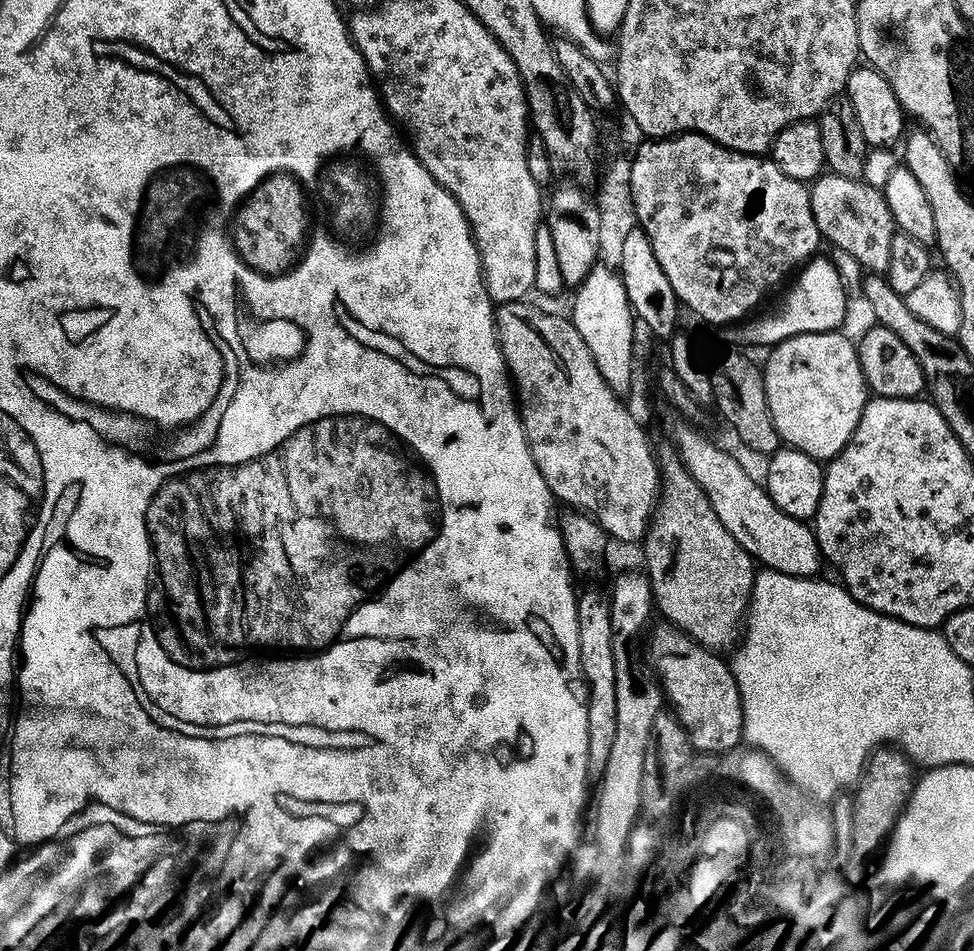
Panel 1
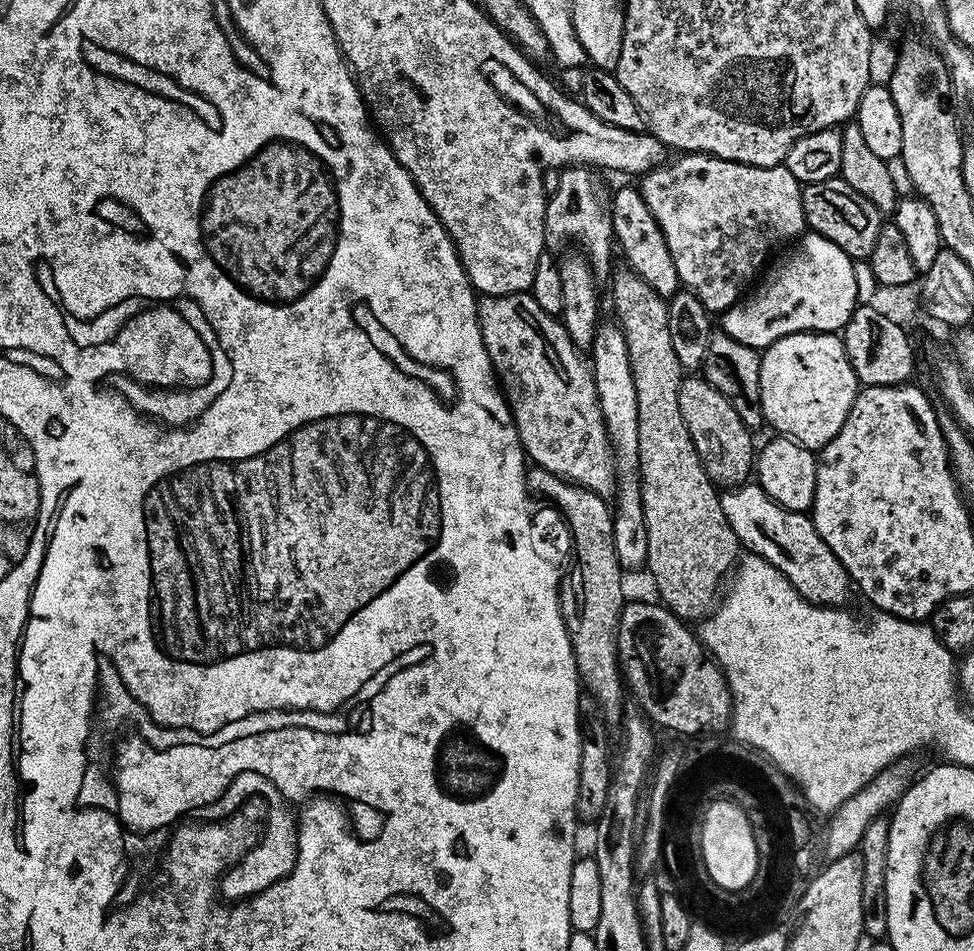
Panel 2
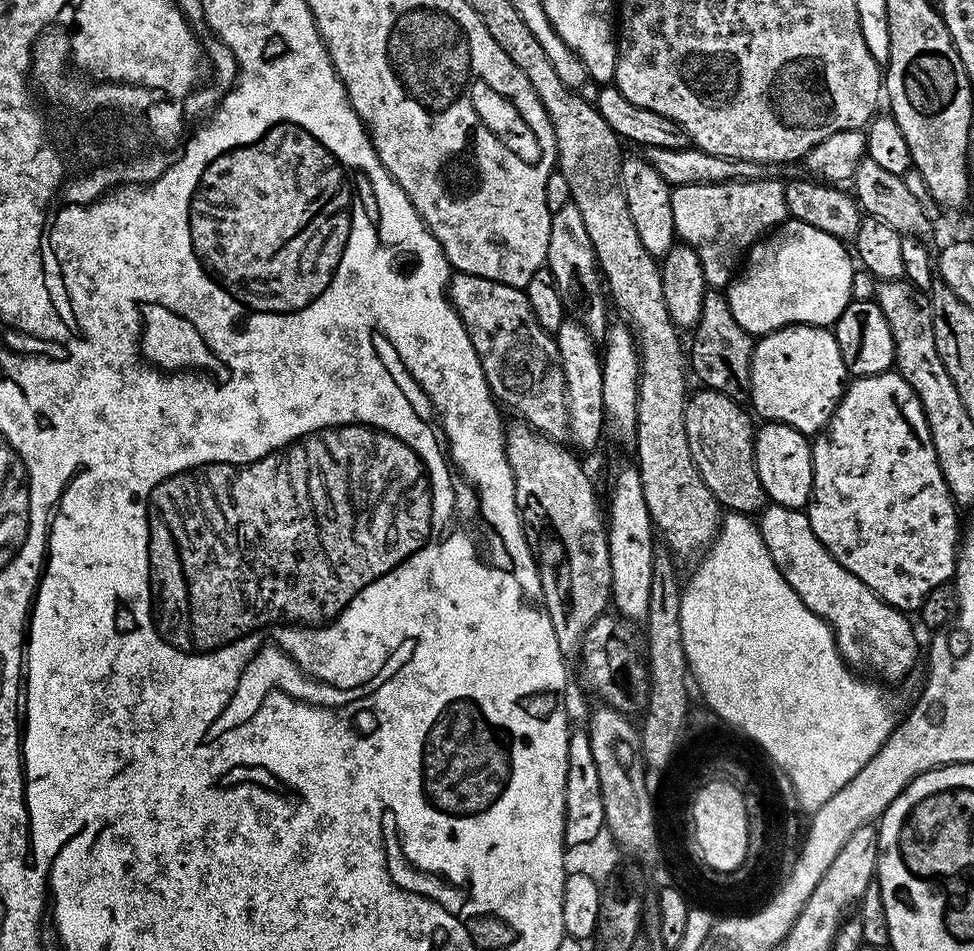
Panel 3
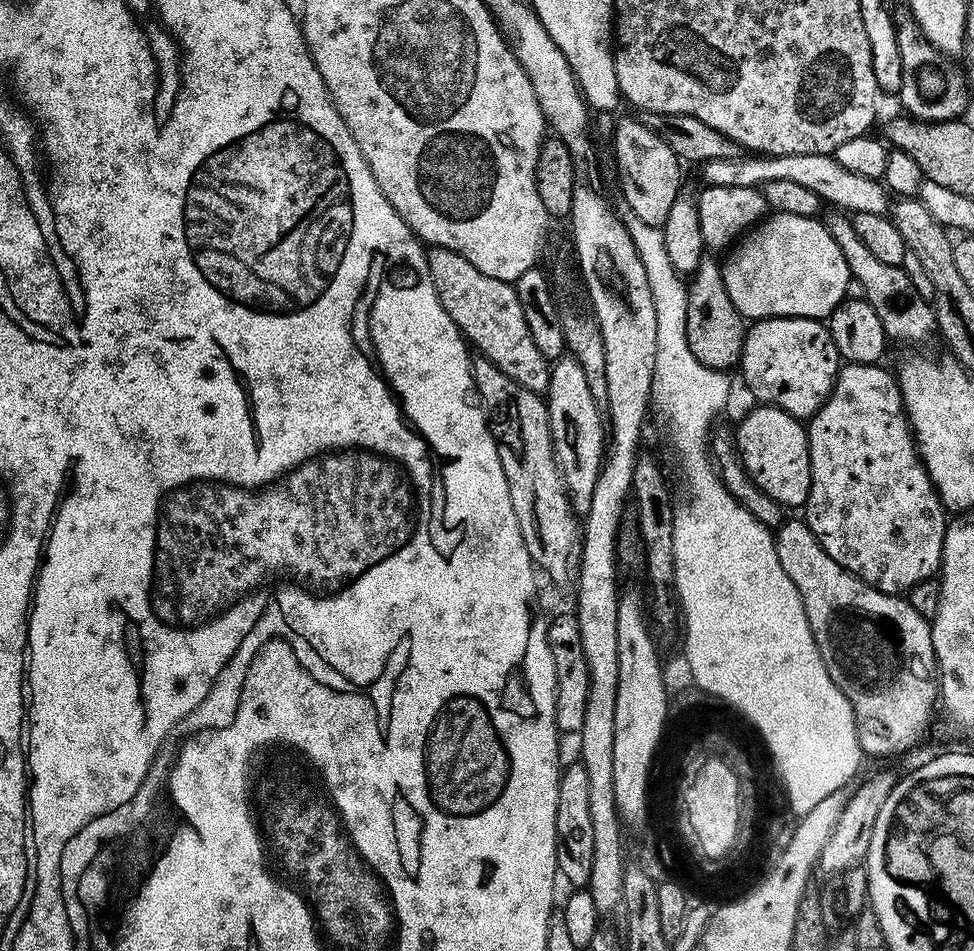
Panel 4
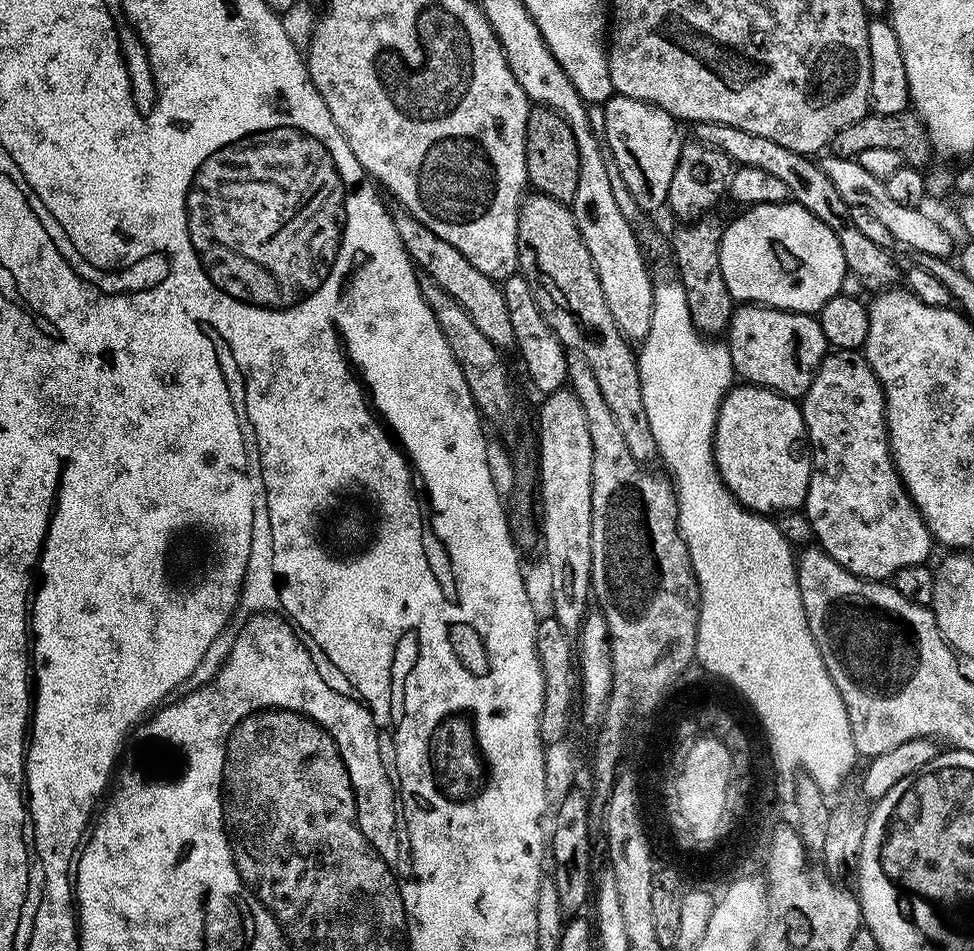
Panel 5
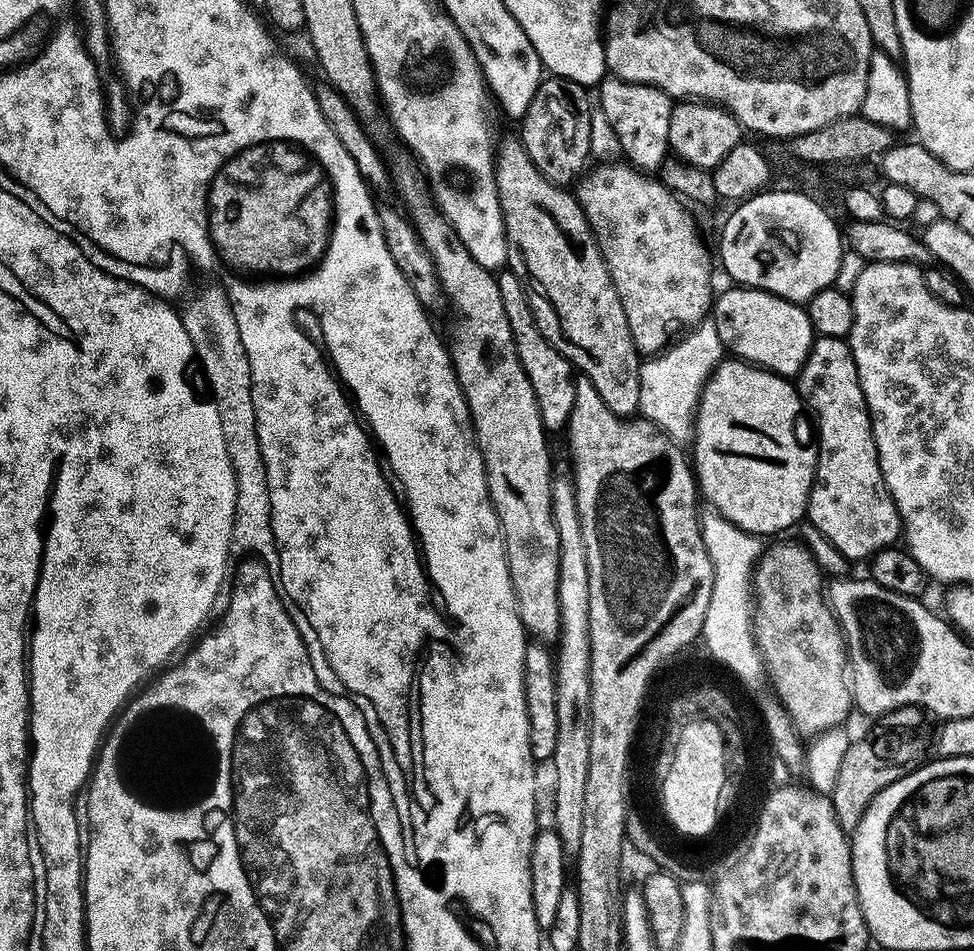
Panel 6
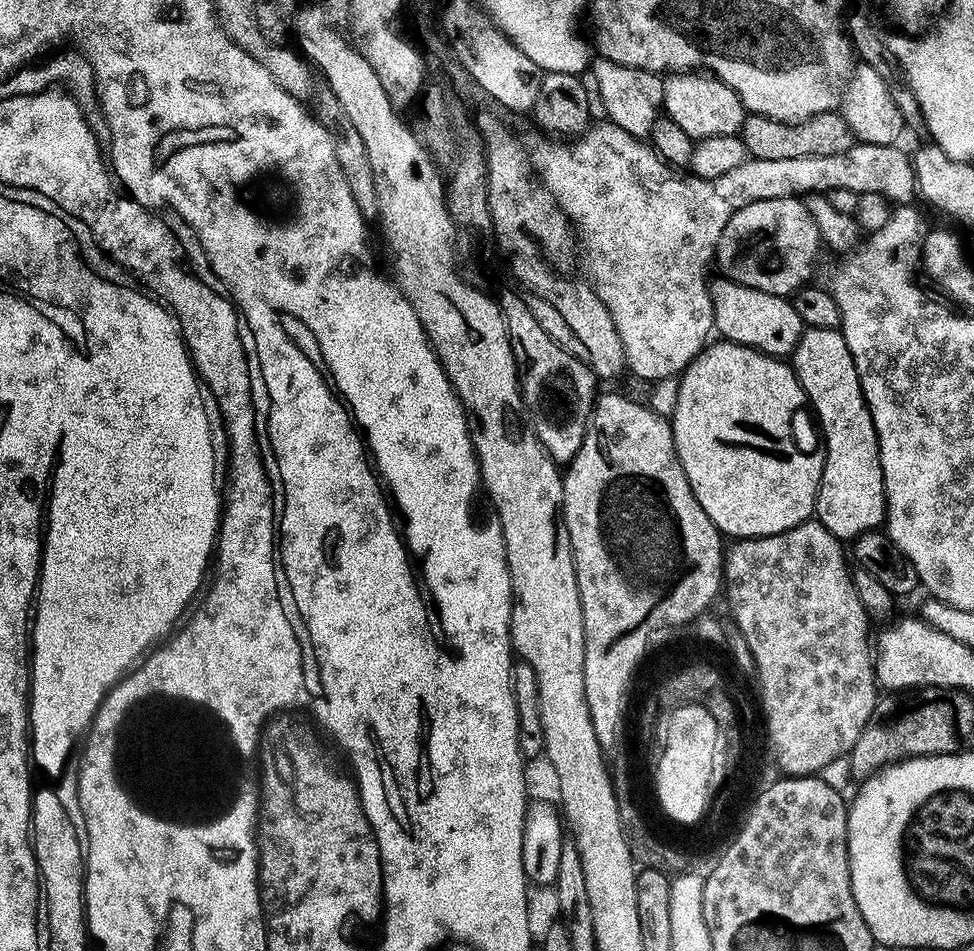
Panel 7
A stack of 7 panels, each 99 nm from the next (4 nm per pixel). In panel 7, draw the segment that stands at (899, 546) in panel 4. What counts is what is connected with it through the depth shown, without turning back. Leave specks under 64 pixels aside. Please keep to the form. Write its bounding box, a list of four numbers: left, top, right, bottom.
[794,328,886,538]

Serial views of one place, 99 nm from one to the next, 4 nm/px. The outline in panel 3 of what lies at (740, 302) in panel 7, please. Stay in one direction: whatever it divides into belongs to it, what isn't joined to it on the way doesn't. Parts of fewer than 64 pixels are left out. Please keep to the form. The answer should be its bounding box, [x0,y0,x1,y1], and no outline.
[750,324,849,438]

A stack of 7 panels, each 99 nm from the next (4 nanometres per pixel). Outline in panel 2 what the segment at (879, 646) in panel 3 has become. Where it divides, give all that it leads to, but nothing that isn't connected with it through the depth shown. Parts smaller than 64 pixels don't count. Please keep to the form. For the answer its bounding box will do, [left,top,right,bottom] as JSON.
[720,482,854,606]

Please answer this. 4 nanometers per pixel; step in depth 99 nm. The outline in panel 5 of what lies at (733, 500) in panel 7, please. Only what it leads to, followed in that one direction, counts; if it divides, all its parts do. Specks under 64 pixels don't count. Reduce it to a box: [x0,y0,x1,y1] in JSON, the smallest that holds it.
[714,383,812,514]

